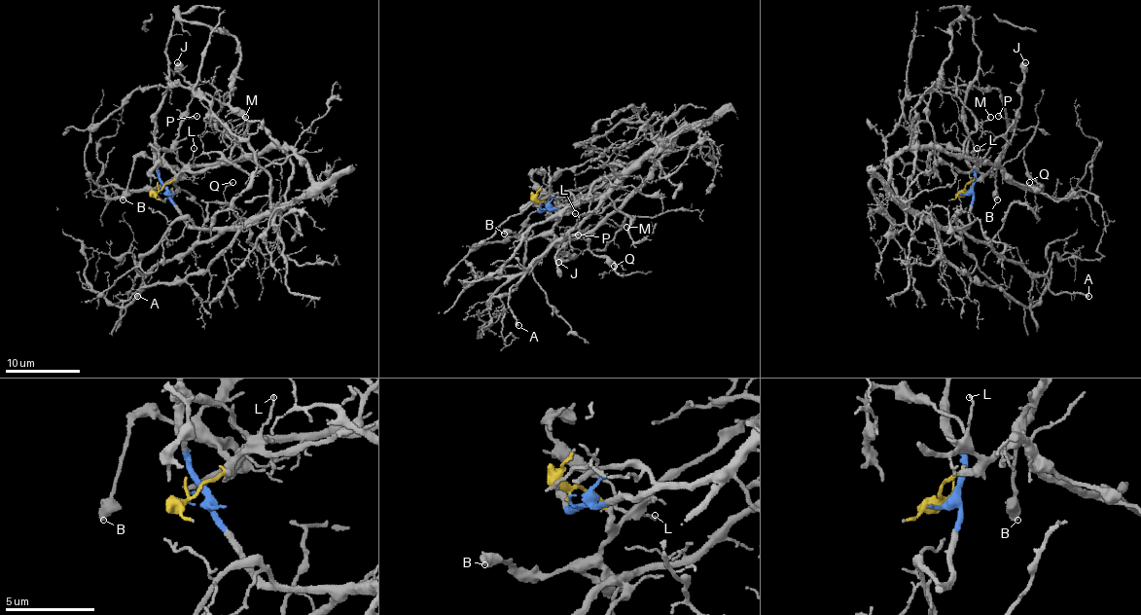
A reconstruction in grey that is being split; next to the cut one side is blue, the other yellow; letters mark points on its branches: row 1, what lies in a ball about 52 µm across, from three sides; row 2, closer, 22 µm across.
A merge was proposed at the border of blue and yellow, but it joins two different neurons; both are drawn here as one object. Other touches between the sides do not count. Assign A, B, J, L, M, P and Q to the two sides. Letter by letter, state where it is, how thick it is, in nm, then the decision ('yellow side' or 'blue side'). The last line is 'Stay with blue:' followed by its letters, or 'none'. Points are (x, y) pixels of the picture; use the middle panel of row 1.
A: at (518, 325); 280 nm thick; blue side
B: at (504, 234); 360 nm thick; yellow side
J: at (558, 262); 600 nm thick; yellow side
L: at (575, 213); 110 nm thick; yellow side
M: at (626, 227); 90 nm thick; yellow side
P: at (578, 235); 110 nm thick; yellow side
Q: at (614, 266); 110 nm thick; blue side
Stay with blue: A, Q

